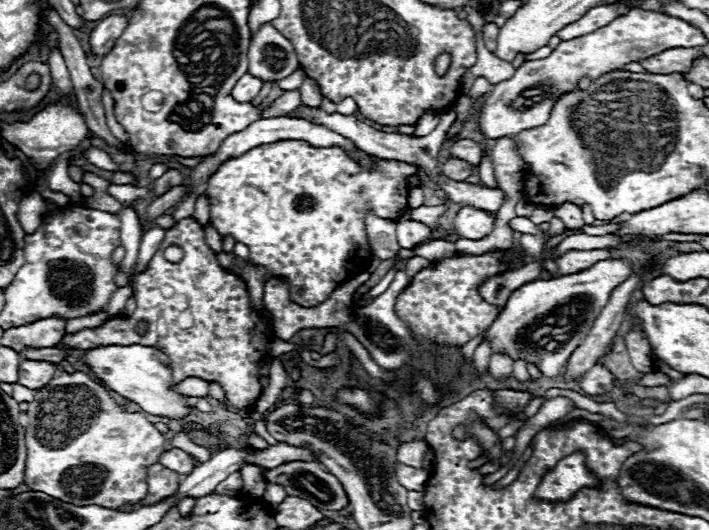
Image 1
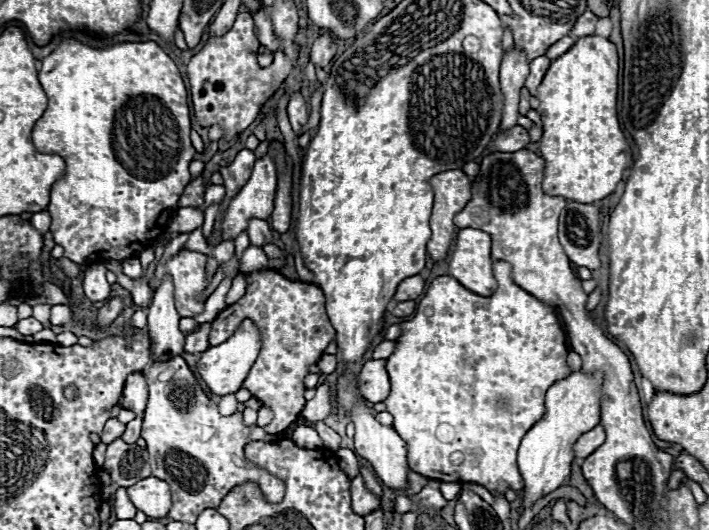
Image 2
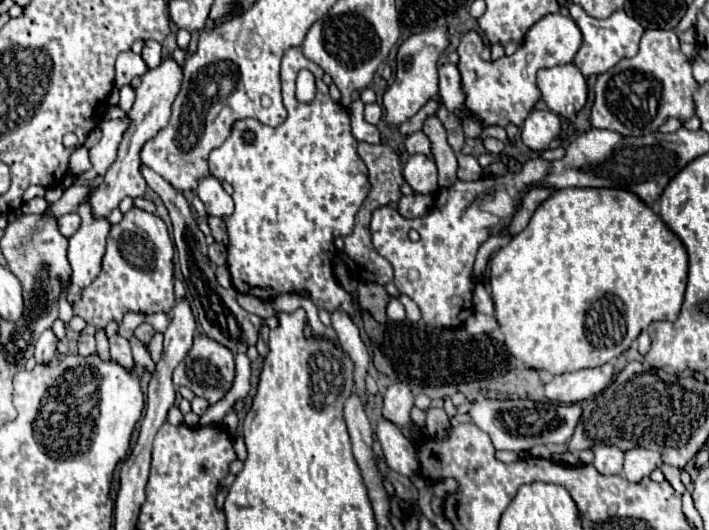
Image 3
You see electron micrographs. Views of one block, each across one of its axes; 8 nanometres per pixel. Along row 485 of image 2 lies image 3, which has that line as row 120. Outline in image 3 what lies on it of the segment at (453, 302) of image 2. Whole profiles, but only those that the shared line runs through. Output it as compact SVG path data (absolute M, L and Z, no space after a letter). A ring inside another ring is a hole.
M546 14L542 20L538 20L524 36L522 44L518 46L518 50L512 54L512 56L502 56L498 60L482 60L480 58L480 52L484 50L484 42L482 42L482 36L476 32L476 30L468 30L462 38L460 38L460 44L458 44L458 70L460 70L460 78L462 78L462 92L466 96L464 100L464 106L466 110L478 118L484 126L508 126L508 124L514 124L514 126L522 126L524 118L532 112L532 108L536 106L536 102L542 98L538 86L536 86L536 72L540 68L552 68L552 66L560 66L560 64L570 64L578 52L582 44L582 34L580 34L580 28L576 26L576 22L570 18L570 16L562 16L562 14Z

